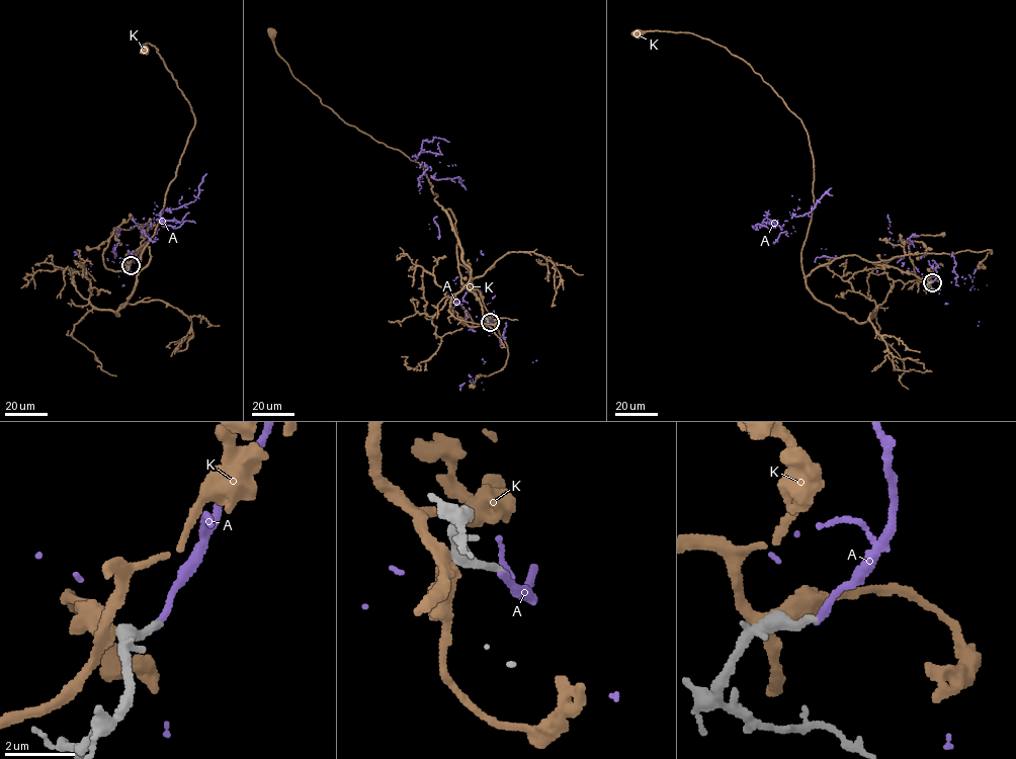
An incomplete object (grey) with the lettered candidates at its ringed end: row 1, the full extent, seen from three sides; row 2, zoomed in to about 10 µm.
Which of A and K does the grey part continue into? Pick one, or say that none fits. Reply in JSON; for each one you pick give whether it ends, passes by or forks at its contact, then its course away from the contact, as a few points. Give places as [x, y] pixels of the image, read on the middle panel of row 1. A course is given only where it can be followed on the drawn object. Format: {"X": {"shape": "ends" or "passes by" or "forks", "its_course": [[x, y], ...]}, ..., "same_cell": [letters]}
{"same_cell": []}

